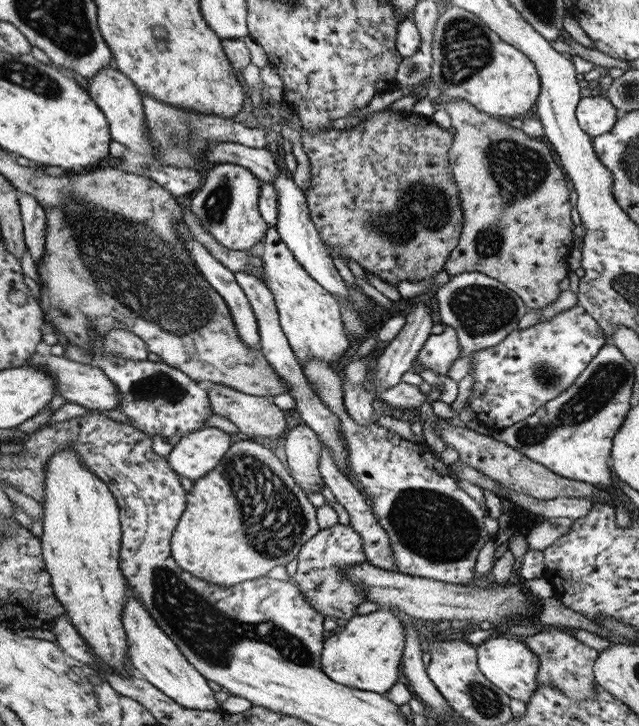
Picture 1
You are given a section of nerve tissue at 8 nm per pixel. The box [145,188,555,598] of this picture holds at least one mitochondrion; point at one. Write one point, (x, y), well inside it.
(247, 477)

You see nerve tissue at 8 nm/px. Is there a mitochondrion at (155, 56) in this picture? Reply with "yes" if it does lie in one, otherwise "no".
no

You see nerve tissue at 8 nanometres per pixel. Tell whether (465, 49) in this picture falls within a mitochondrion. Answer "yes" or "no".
yes

